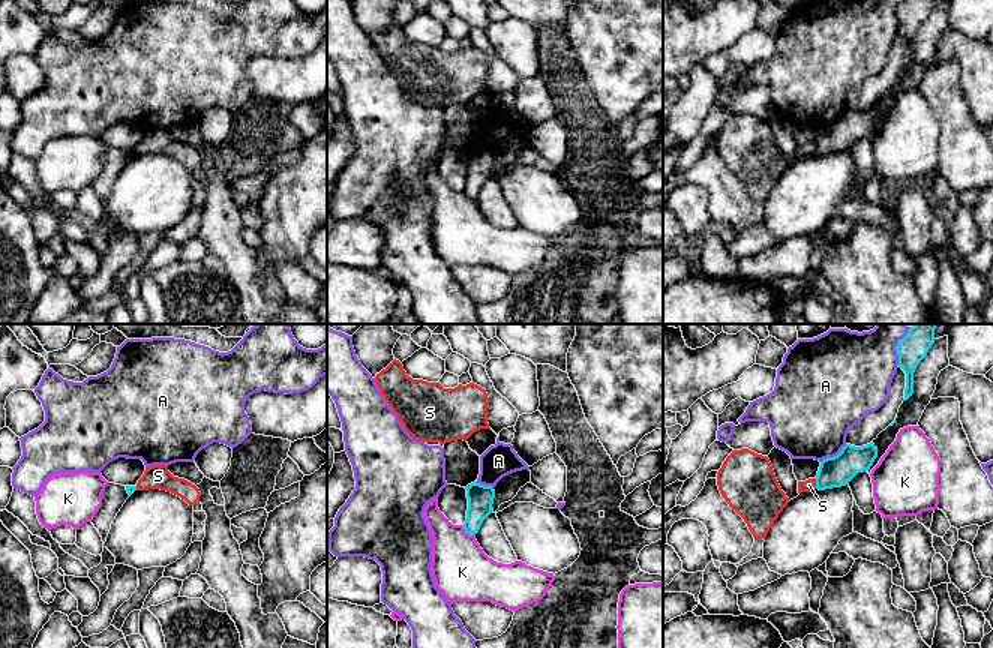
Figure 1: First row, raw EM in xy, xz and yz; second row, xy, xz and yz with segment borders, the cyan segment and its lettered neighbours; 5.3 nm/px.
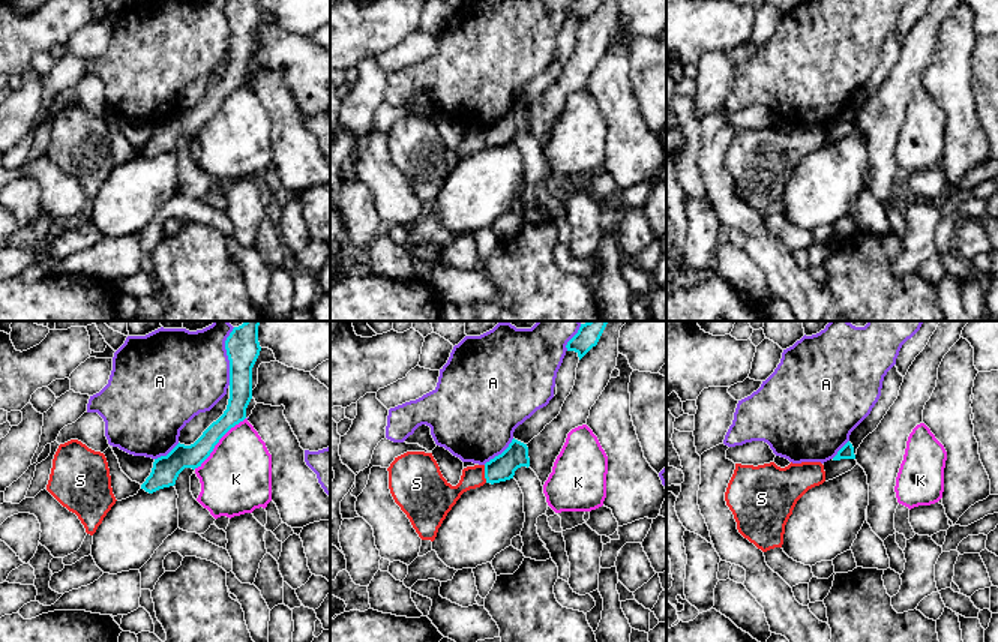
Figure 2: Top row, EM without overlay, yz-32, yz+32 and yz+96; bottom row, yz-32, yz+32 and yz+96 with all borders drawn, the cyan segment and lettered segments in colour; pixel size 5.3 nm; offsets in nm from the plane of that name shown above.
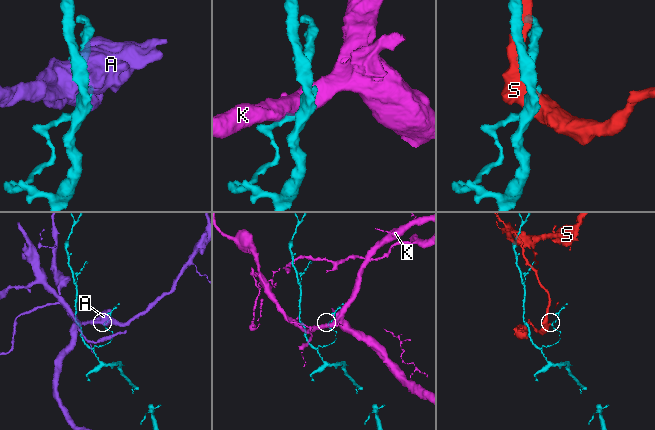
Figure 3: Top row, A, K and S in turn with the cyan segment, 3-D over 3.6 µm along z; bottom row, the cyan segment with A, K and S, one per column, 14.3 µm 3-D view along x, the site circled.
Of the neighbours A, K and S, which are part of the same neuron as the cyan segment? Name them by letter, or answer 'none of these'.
none of these

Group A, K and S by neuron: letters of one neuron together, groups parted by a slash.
A / K / S

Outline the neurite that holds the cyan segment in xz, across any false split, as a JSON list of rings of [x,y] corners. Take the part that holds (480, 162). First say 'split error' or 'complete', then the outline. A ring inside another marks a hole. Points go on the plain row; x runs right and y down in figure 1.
complete | [[[477,146],[466,152],[468,174],[466,184],[464,186],[464,194],[470,200],[476,200],[483,188],[483,184],[494,177],[492,168],[495,162],[495,154],[492,150],[484,150]]]

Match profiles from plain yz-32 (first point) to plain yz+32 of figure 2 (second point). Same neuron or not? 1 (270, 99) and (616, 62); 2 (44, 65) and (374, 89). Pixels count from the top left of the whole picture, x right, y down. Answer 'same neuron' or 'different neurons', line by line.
1: same neuron
2: different neurons

